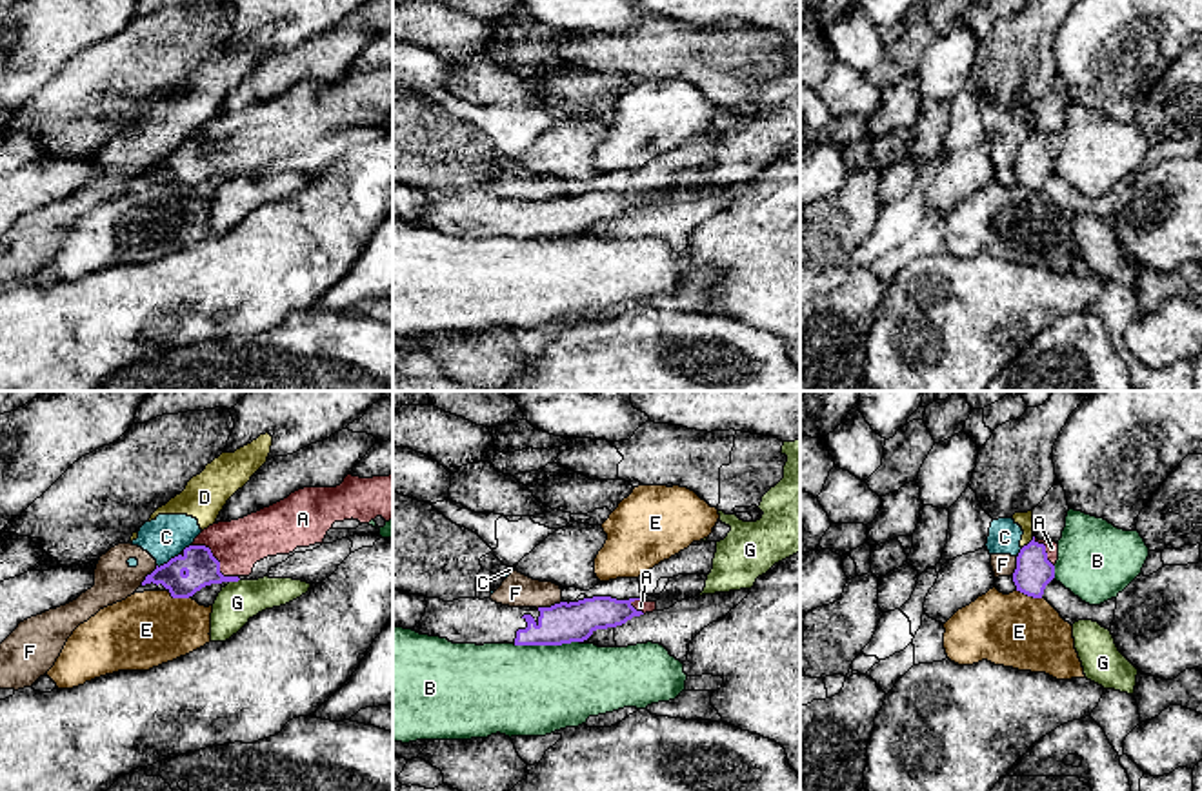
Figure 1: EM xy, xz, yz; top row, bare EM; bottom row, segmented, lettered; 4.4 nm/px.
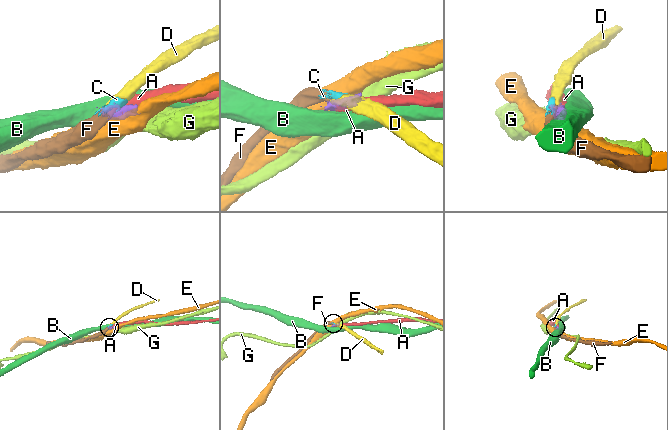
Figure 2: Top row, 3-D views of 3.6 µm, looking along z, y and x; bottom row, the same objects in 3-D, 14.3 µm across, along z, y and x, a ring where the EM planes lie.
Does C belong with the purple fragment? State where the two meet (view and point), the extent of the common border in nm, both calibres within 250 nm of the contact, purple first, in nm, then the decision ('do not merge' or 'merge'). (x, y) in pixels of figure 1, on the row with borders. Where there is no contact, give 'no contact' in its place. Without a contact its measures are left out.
contact xy (170, 560); length 120 nm; calibres 150 and 190 nm; do not merge

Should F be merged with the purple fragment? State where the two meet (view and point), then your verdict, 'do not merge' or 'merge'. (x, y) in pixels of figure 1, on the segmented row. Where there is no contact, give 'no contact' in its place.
xz (548, 608) | do not merge

